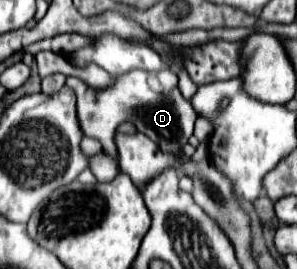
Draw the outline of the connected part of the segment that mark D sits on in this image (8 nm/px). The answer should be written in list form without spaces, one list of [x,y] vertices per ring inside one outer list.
[[[132,69],[116,77],[112,87],[92,89],[78,77],[68,77],[66,85],[76,93],[78,99],[78,123],[86,137],[94,137],[102,143],[104,151],[112,157],[118,156],[114,143],[116,127],[124,121],[136,125],[136,129],[156,141],[164,151],[180,151],[180,147],[188,141],[194,131],[196,111],[178,91],[178,73],[172,69],[162,71],[142,71]]]

